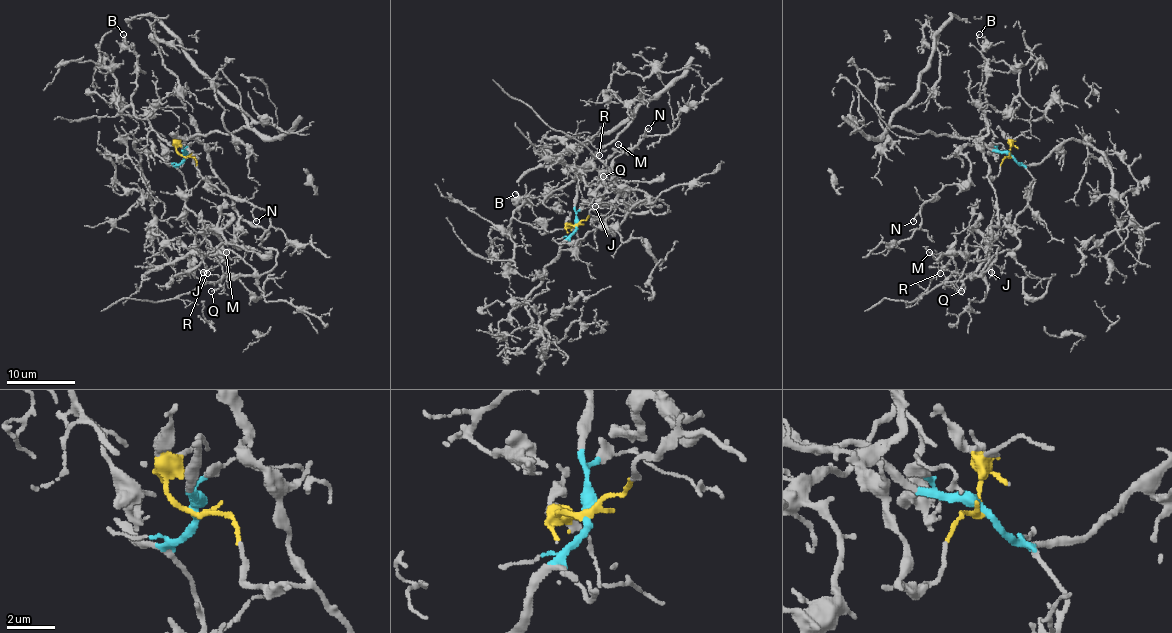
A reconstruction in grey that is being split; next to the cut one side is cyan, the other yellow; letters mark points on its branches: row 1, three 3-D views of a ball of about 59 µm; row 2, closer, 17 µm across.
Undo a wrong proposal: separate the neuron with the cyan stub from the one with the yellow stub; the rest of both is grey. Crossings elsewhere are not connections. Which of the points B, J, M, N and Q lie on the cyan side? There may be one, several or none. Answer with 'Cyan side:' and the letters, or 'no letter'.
Cyan side: B, N

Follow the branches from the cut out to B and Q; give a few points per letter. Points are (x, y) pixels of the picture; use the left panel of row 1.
B: (183, 156), (183, 138), (182, 143), (168, 145), (131, 104), (136, 87), (136, 54), (124, 34)
Q: (183, 156), (195, 162), (199, 177), (216, 177), (238, 216), (235, 238), (218, 248), (226, 274), (211, 291)

